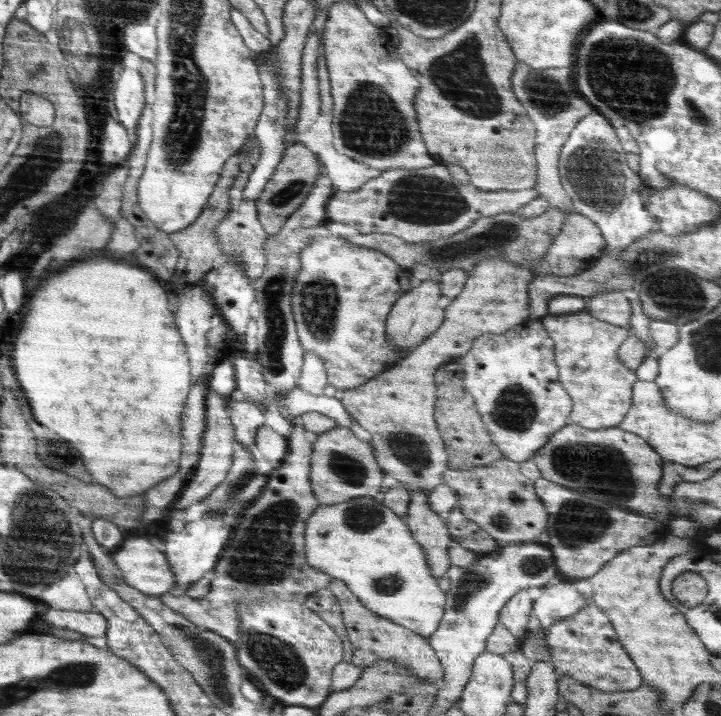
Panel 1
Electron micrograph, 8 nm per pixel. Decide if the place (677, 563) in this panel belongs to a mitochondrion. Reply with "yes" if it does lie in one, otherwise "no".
no

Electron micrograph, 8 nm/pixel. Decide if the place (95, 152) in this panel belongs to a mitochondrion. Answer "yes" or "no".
no

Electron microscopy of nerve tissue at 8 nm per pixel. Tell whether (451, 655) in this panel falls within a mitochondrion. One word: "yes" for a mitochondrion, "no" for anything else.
no

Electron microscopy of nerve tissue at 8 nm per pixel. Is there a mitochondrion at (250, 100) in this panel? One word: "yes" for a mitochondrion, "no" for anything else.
no

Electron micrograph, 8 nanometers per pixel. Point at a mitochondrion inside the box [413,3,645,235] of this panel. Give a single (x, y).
(460, 76)

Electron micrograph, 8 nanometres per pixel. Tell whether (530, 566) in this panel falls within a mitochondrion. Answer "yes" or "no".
yes

